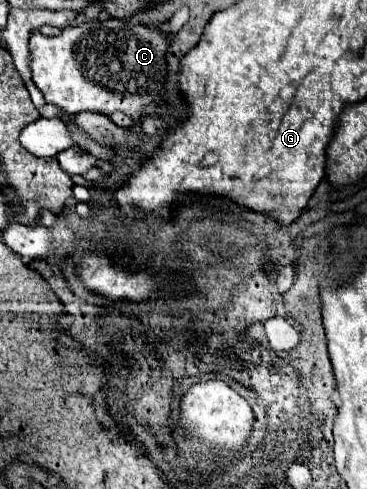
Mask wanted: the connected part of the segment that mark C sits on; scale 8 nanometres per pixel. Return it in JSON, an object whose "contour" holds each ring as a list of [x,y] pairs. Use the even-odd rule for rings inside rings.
{"contour":[[[93,19],[87,23],[81,23],[77,27],[65,29],[57,37],[45,37],[41,33],[31,35],[29,39],[29,67],[33,75],[33,83],[43,93],[47,103],[53,103],[55,107],[63,107],[69,113],[81,113],[81,111],[97,111],[103,115],[111,115],[113,111],[123,111],[131,115],[137,123],[141,123],[141,113],[145,109],[155,111],[159,107],[157,99],[161,97],[163,81],[167,75],[167,63],[165,63],[165,51],[169,47],[171,39],[161,29],[155,31],[145,25],[129,25],[127,21],[119,19]]]}

